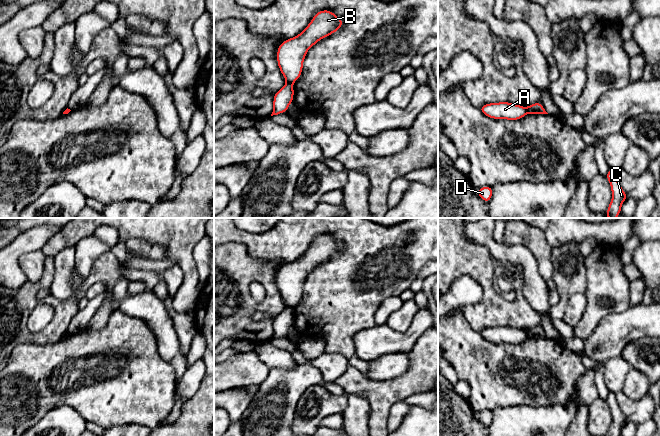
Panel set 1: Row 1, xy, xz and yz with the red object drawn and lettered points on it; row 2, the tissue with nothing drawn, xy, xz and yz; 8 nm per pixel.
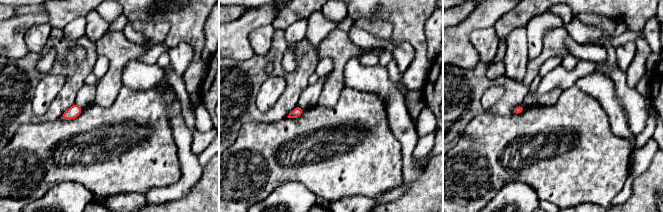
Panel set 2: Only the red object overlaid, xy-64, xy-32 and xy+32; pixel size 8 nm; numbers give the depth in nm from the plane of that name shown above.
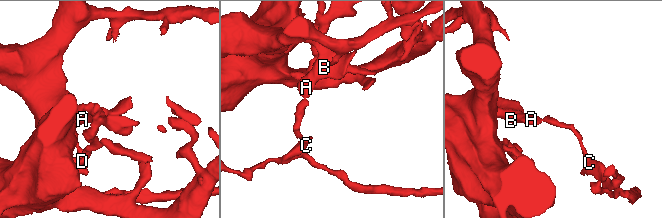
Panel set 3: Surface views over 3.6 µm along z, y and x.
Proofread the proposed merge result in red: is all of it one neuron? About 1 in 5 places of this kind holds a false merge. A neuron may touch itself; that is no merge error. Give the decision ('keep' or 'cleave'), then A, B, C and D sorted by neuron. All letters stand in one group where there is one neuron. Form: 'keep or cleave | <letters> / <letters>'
cleave | A B D / C

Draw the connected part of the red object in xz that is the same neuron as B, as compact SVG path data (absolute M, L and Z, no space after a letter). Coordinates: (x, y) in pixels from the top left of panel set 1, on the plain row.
M321 234L301 257L279 269L277 287L287 307L293 307L300 302L308 274L321 263L338 255L343 247L332 235Z

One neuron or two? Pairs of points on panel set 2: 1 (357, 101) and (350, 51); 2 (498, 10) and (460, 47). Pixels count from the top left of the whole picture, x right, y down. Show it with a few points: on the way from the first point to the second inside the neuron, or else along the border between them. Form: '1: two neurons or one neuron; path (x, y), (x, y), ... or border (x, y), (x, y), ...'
1: two neurons; border (345, 85), (338, 100), (332, 106)
2: one neuron; path (486, 14), (476, 20), (461, 35)

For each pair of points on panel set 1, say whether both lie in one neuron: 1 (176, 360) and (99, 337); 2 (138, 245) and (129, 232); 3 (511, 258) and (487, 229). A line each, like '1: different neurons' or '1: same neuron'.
1: different neurons
2: different neurons
3: same neuron

